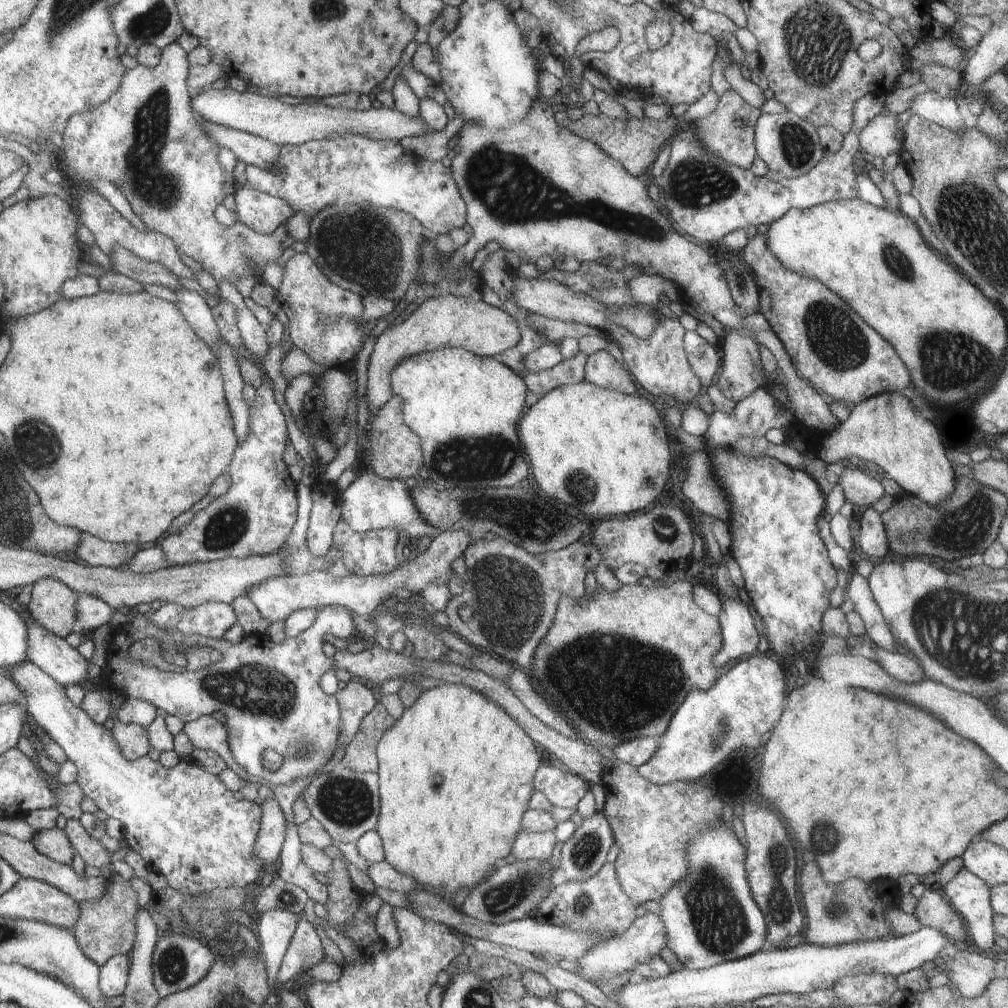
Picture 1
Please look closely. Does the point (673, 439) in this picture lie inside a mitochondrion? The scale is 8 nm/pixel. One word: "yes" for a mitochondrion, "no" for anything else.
no

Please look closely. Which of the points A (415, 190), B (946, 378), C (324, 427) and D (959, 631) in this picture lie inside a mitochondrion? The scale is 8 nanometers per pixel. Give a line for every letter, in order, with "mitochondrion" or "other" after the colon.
A: other
B: mitochondrion
C: other
D: mitochondrion

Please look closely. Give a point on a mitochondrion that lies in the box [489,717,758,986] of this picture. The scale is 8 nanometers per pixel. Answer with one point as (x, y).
(719, 923)

